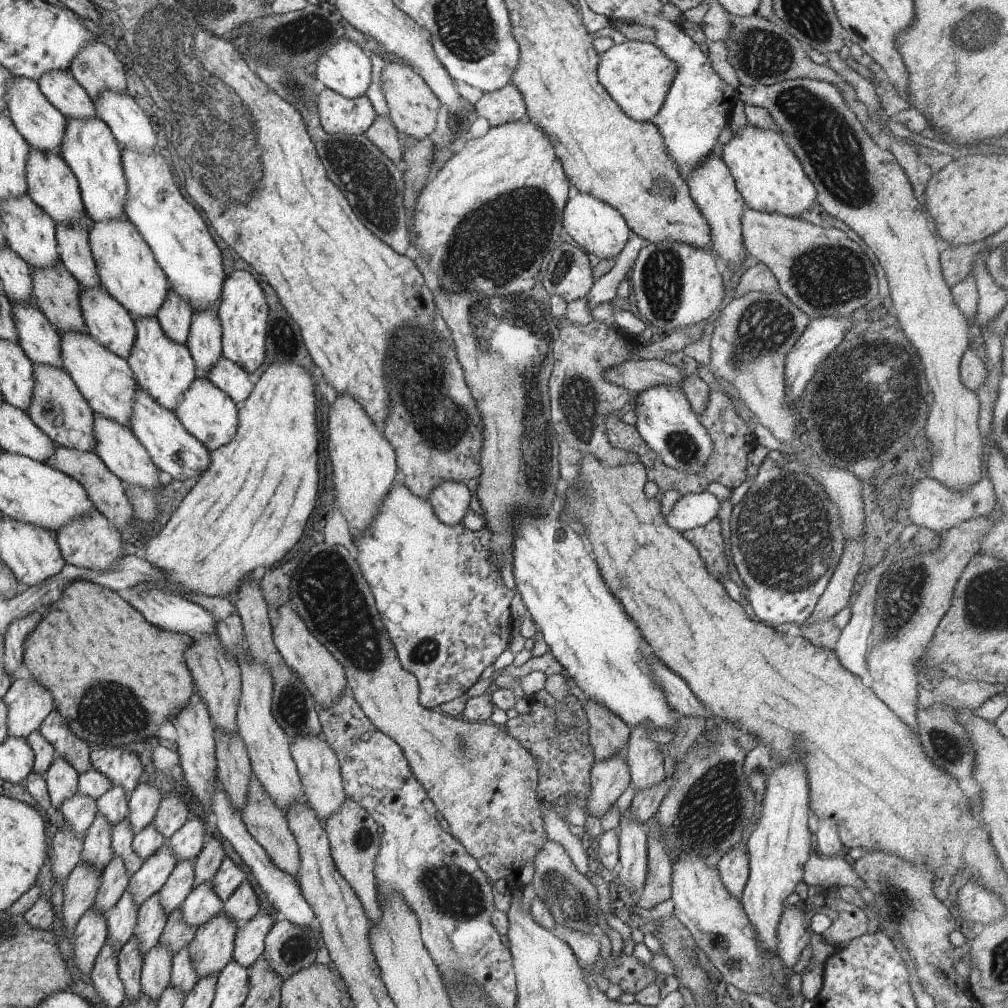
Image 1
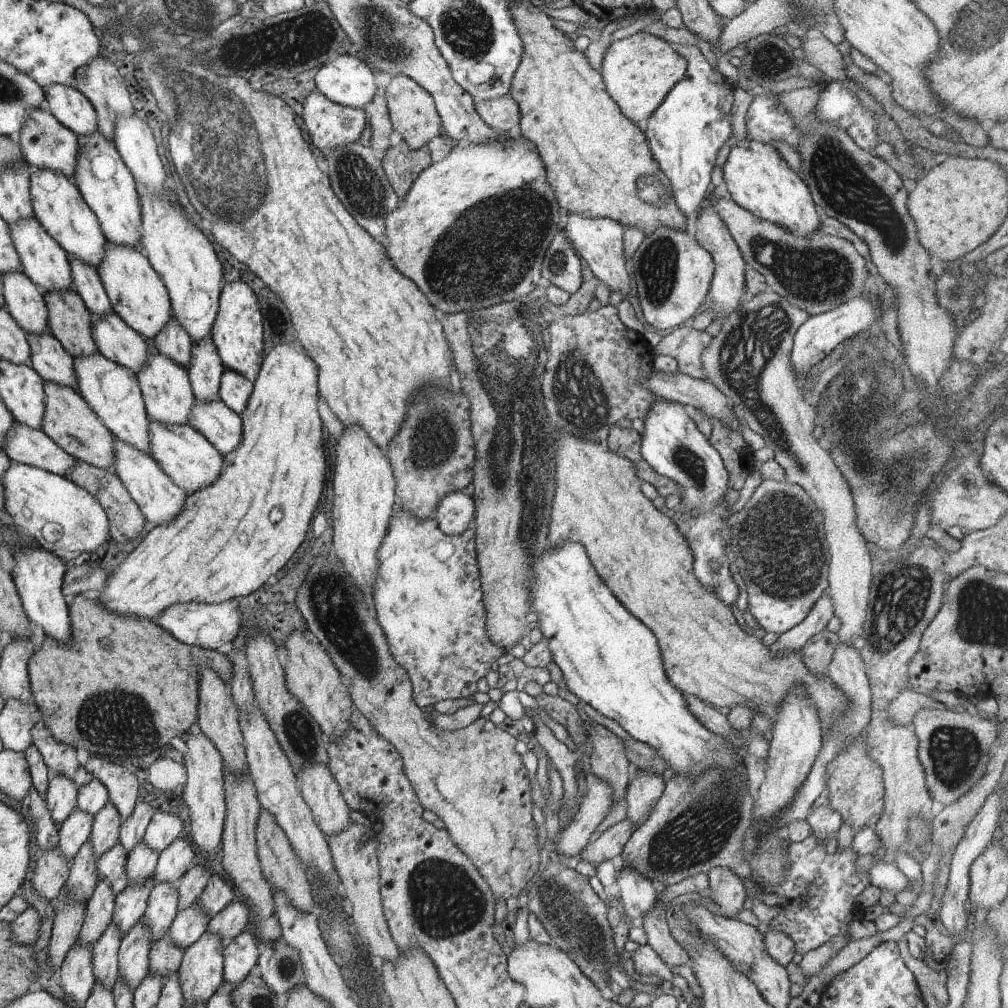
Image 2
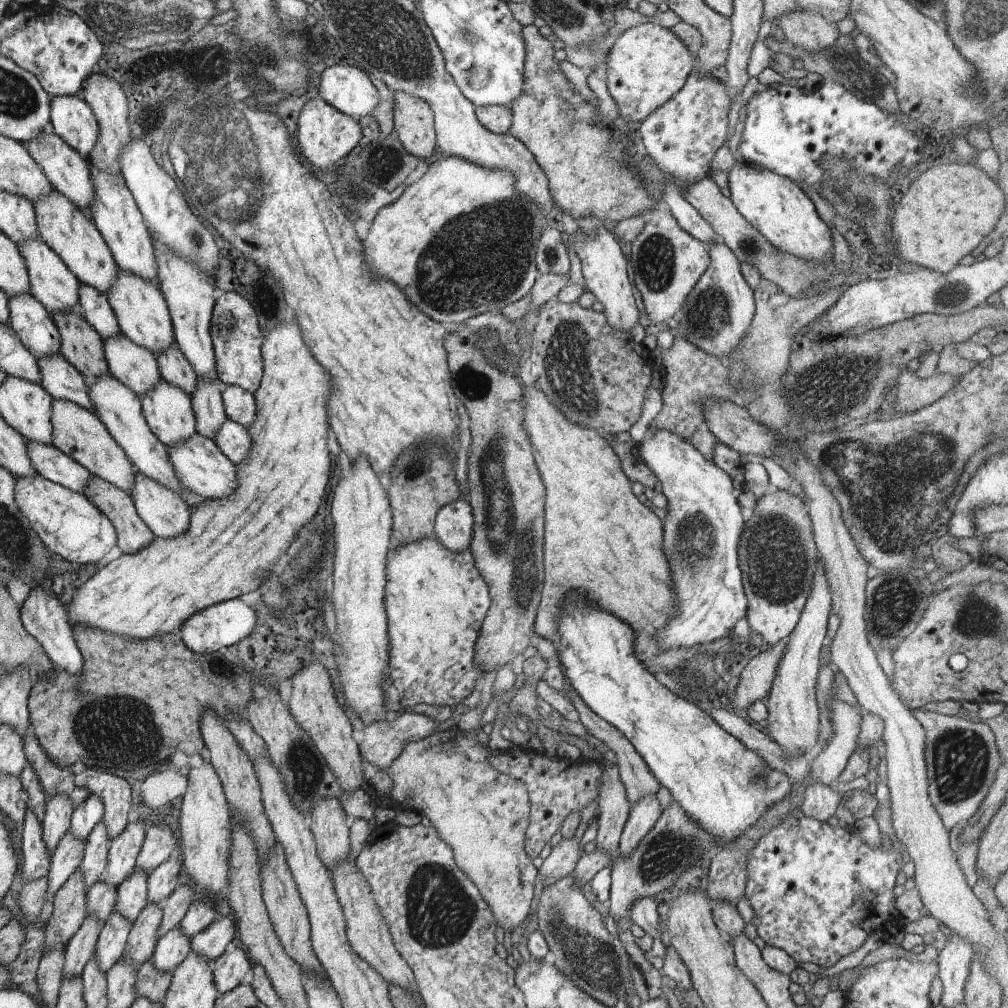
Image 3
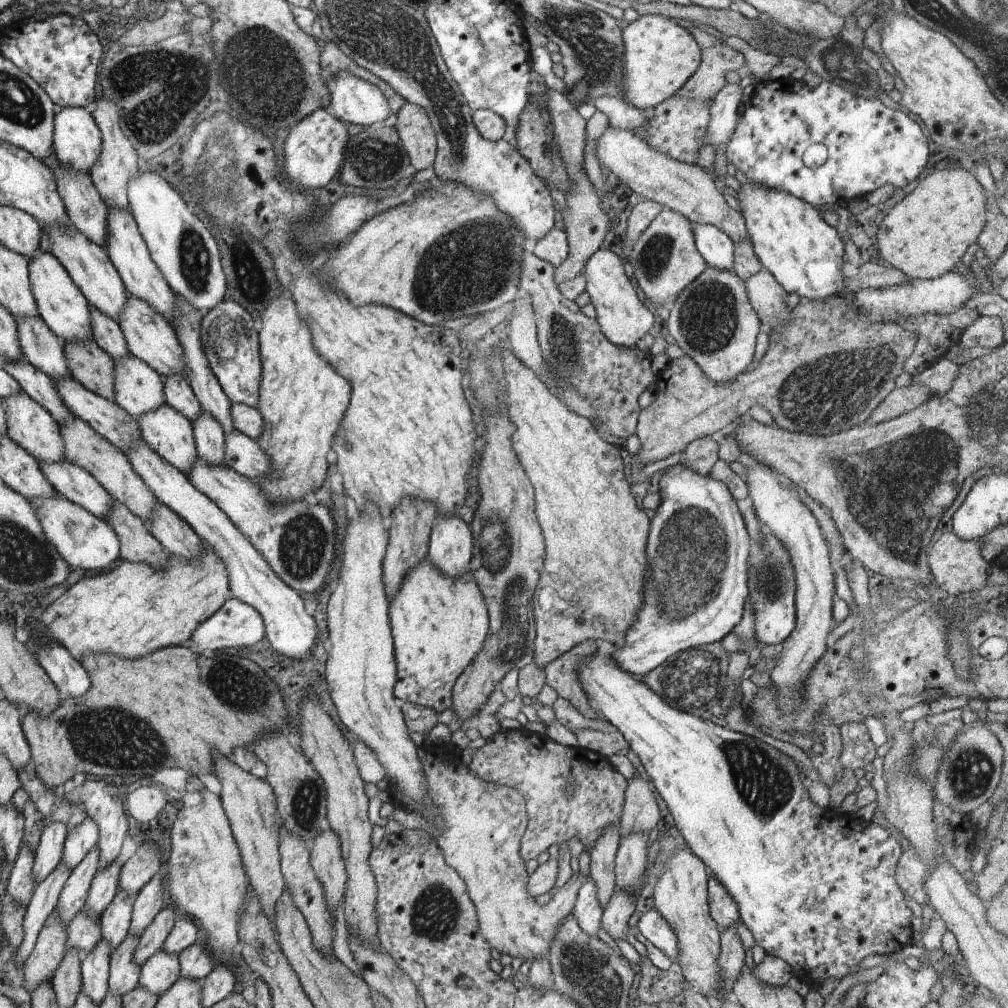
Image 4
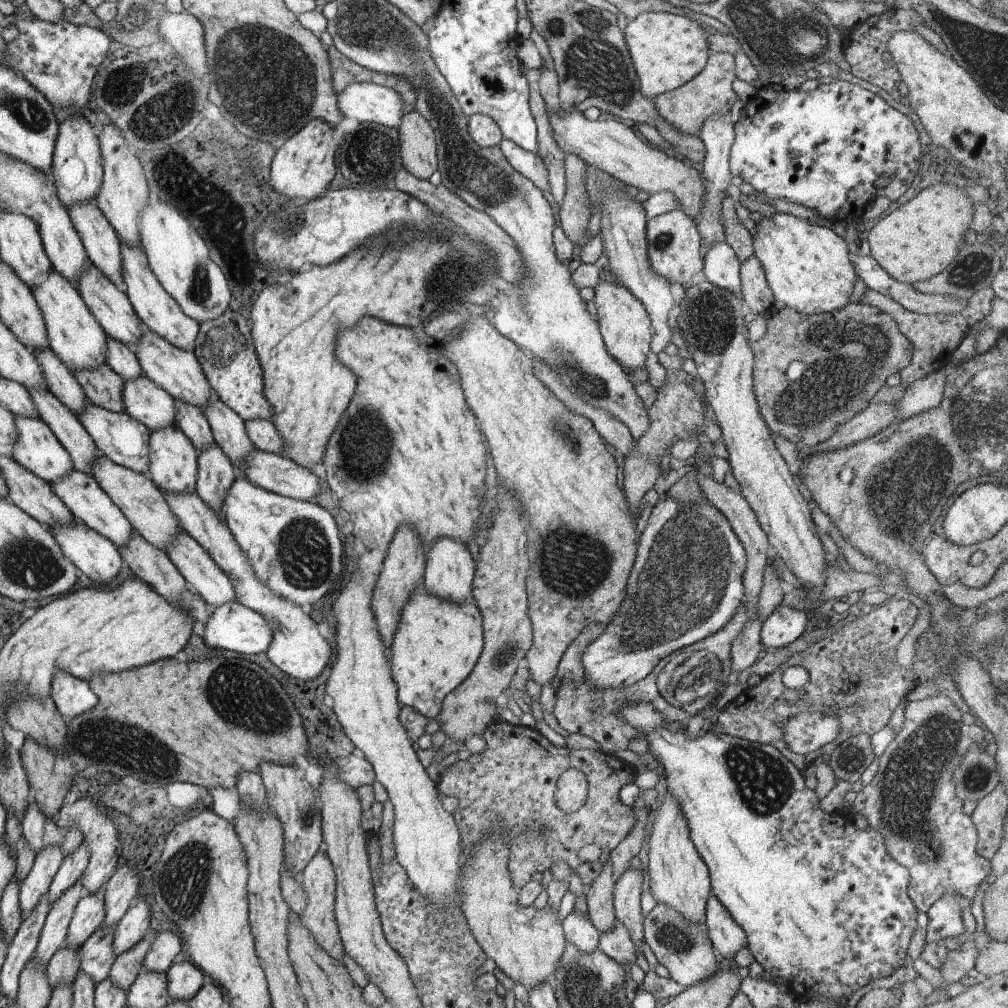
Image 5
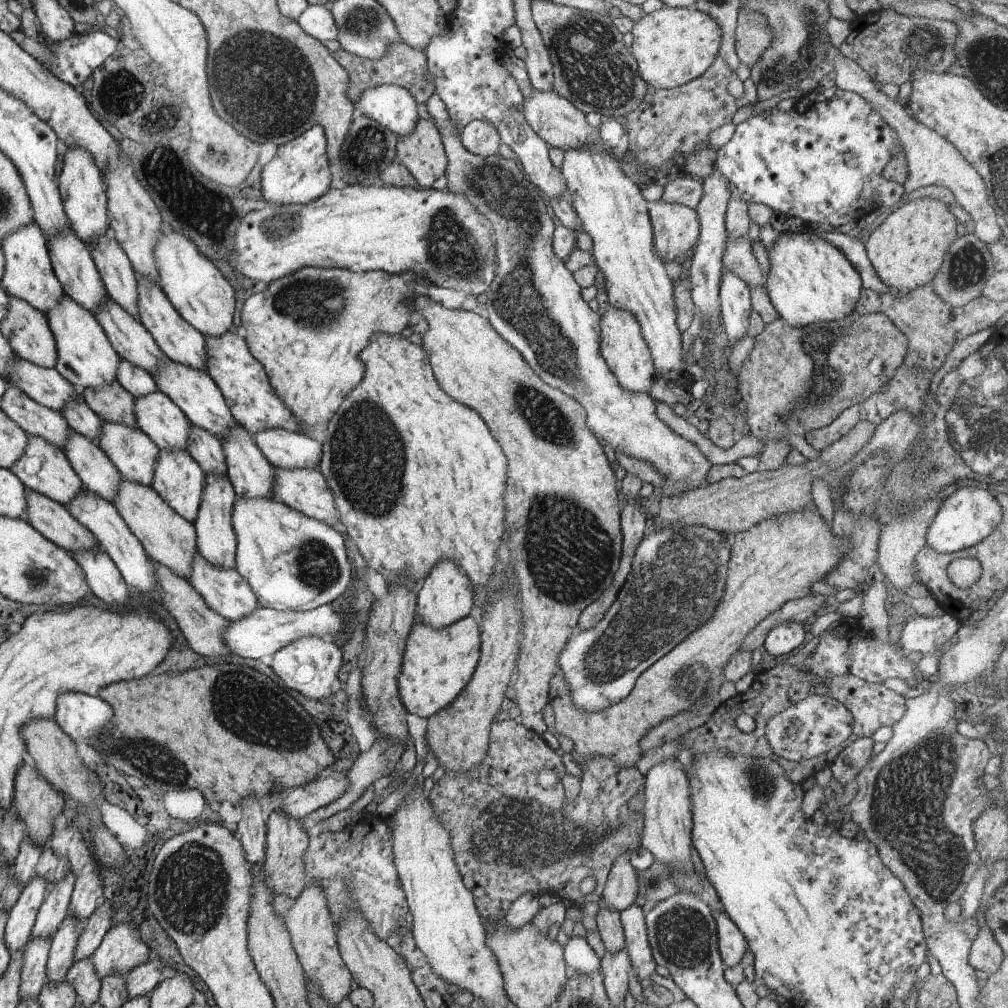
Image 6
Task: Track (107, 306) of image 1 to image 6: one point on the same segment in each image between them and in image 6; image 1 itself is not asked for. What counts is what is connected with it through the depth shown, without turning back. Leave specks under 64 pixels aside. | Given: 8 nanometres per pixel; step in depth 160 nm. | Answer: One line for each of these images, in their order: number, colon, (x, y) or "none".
2: (117, 341)
3: (135, 366)
4: (139, 387)
5: (144, 400)
6: (162, 420)

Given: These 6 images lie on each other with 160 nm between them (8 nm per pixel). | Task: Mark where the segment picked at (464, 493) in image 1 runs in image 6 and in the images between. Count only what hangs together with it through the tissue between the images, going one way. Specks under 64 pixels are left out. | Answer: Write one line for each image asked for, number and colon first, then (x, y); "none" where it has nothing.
2: (454, 512)
3: (454, 522)
4: (451, 544)
5: (449, 568)
6: (445, 596)

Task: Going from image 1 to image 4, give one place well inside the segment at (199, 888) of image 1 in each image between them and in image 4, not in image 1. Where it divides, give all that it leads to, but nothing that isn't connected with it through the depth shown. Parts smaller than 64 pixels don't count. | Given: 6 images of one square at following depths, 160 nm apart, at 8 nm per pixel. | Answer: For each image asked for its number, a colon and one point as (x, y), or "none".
2: (191, 923)
3: (173, 947)
4: (162, 969)

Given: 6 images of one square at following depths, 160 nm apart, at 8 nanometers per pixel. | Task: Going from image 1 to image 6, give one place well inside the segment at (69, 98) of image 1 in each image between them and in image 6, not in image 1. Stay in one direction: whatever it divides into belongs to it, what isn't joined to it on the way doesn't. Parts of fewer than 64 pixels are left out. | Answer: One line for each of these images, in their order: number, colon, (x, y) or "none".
2: (68, 104)
3: (72, 118)
4: (77, 139)
5: (77, 170)
6: (83, 193)

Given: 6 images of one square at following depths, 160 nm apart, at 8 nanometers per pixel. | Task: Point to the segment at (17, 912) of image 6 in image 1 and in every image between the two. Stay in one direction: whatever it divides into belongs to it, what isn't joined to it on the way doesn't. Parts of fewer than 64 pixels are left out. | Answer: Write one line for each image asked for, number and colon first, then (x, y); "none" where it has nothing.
1: (61, 778)
2: (61, 796)
3: (57, 818)
4: (49, 852)
5: (36, 883)

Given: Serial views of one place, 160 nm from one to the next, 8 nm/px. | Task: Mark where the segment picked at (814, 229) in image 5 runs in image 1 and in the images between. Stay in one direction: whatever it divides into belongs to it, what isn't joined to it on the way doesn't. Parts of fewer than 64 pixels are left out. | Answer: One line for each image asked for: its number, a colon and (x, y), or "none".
1: (769, 176)
2: (759, 179)
3: (780, 209)
4: (805, 254)

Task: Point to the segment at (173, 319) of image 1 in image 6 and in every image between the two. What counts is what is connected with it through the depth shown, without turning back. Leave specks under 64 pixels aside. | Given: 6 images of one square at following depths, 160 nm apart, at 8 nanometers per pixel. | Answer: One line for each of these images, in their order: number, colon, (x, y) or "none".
2: (173, 340)
3: (174, 366)
4: (178, 391)
5: (191, 419)
6: (207, 449)

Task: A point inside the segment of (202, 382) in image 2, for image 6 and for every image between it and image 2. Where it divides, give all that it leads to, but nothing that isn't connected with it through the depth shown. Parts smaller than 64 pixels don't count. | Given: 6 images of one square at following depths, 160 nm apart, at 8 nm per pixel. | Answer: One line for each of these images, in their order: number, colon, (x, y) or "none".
3: (207, 398)
4: (209, 434)
5: (216, 472)
6: (216, 538)

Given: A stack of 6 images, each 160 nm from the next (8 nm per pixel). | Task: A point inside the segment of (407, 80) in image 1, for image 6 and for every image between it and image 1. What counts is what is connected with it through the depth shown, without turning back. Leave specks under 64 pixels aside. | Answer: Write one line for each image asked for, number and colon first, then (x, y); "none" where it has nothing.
2: (412, 110)
3: (414, 121)
4: (413, 124)
5: (418, 145)
6: (422, 152)

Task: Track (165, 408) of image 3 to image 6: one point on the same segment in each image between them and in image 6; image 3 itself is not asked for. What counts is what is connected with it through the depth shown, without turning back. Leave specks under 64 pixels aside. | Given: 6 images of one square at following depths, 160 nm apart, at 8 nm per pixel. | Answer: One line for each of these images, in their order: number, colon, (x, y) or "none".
4: (169, 432)
5: (173, 458)
6: (178, 478)

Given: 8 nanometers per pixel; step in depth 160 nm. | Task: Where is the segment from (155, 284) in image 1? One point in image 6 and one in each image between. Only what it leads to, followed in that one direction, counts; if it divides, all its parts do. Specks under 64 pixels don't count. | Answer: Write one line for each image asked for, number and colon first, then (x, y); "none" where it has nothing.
2: (137, 292)
3: (141, 309)
4: (150, 337)
5: (177, 370)
6: (193, 390)

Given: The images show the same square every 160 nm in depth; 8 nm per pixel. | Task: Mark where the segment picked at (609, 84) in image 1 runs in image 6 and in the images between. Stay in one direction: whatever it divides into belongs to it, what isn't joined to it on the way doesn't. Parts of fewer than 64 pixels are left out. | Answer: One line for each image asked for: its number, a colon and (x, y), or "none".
2: (639, 71)
3: (647, 64)
4: (660, 56)
5: (667, 50)
6: (674, 45)

